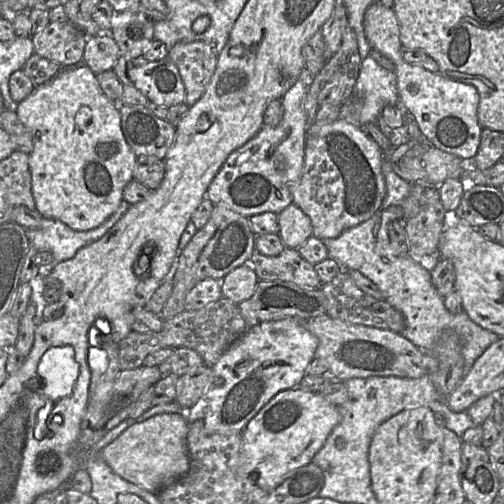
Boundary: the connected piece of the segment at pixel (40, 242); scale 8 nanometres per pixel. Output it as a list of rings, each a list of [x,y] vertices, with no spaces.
[[[122,200],[117,210],[100,226],[88,231],[76,231],[59,220],[42,218],[35,229],[25,229],[30,247],[39,252],[48,251],[53,256],[50,265],[40,267],[41,274],[49,272],[59,262],[71,259],[82,247],[103,237],[127,212],[130,204]]]

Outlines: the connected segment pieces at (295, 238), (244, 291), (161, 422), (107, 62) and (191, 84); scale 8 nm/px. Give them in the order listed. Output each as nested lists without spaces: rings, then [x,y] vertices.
[[[293,203],[278,214],[278,223],[278,234],[285,247],[298,249],[313,236],[310,218]]]
[[[245,263],[224,276],[221,281],[222,297],[239,304],[252,297],[258,281],[253,266]]]
[[[157,414],[144,421],[132,423],[105,446],[99,452],[99,456],[122,478],[157,494],[189,471],[187,434],[188,421],[184,414]]]
[[[92,36],[87,39],[83,53],[83,63],[95,74],[113,69],[119,47],[112,37]]]
[[[202,41],[179,42],[168,52],[168,58],[177,66],[185,86],[185,104],[196,103],[216,69],[218,54]]]

